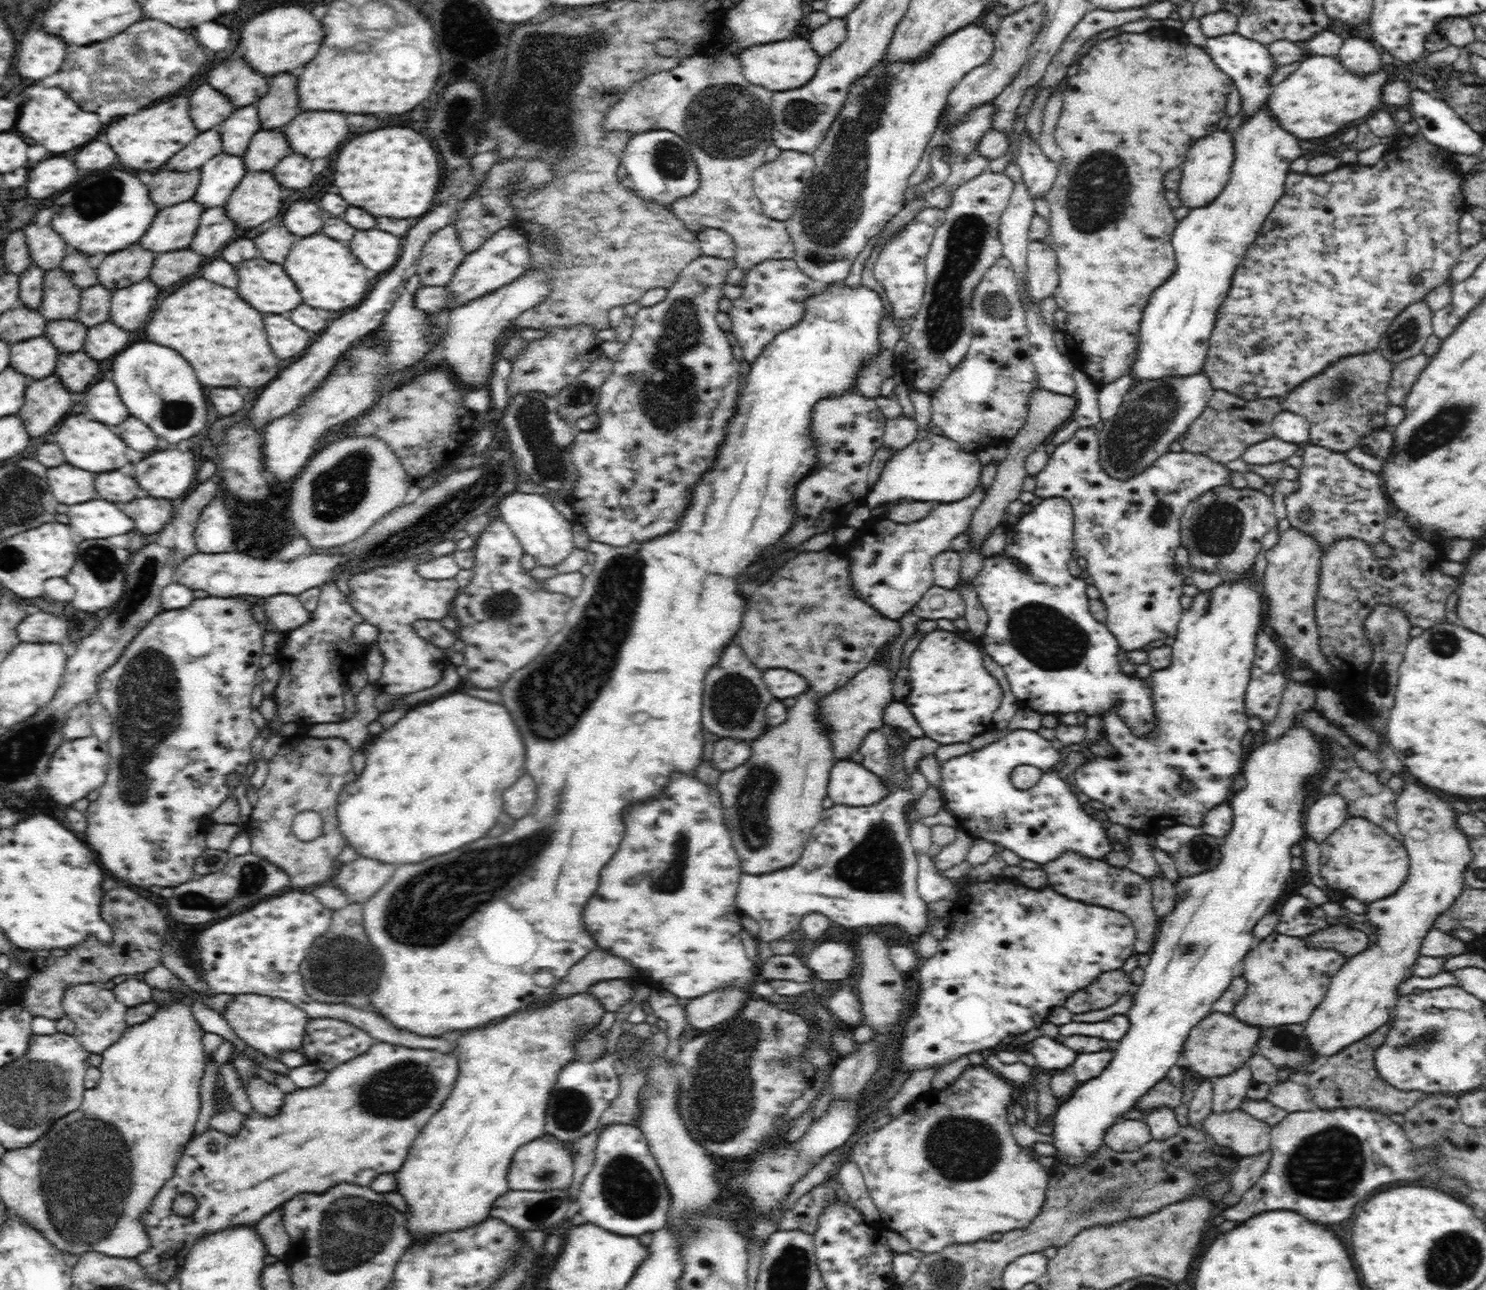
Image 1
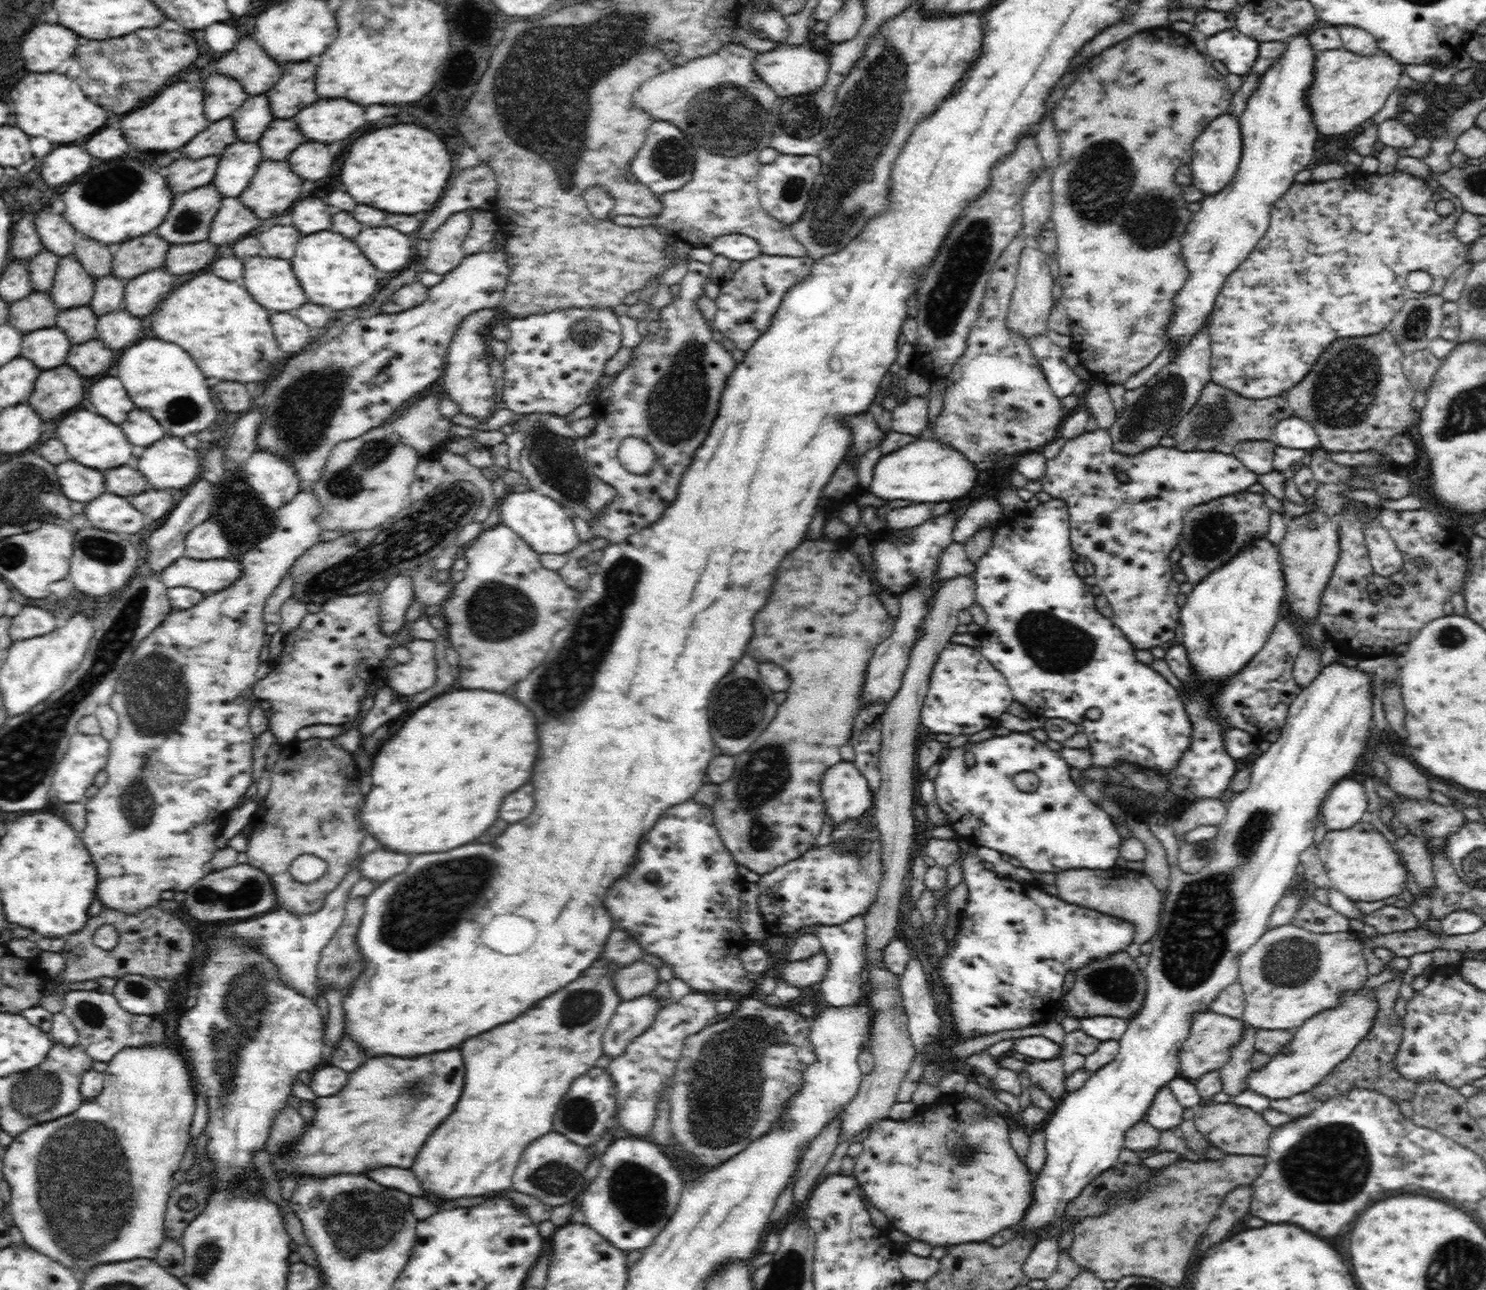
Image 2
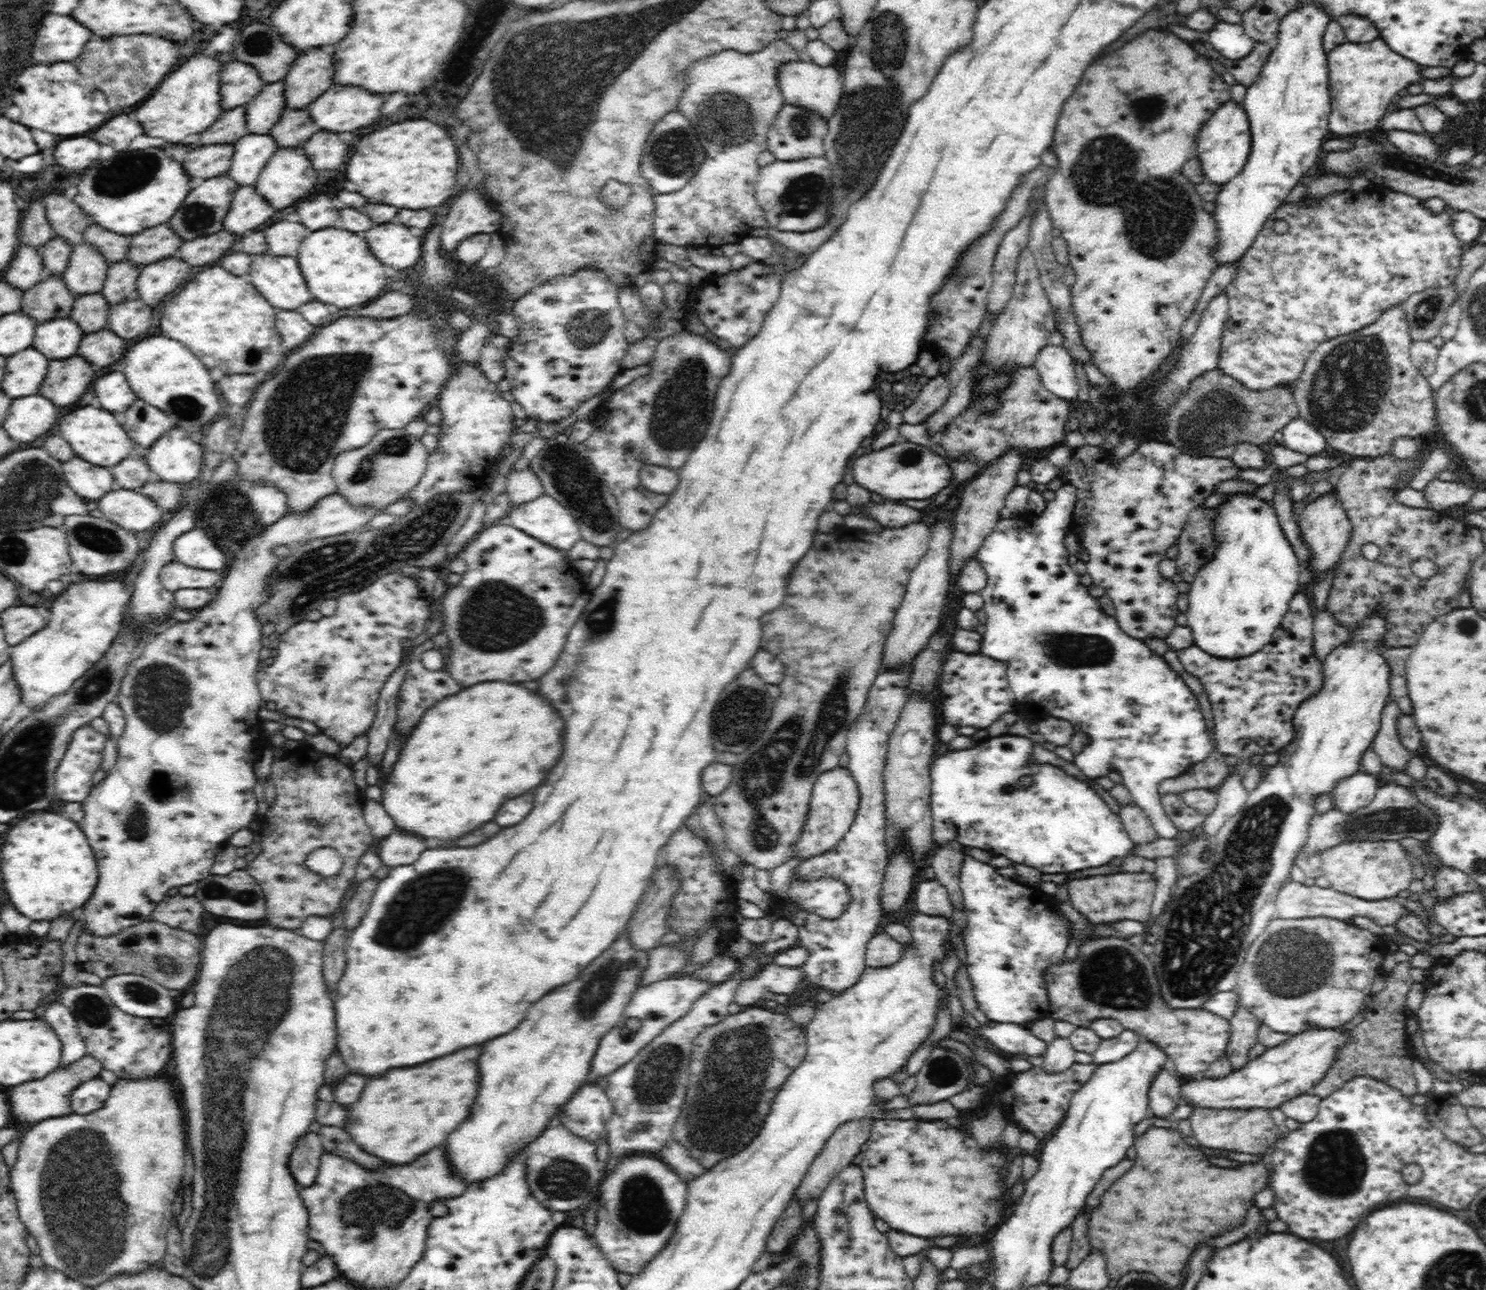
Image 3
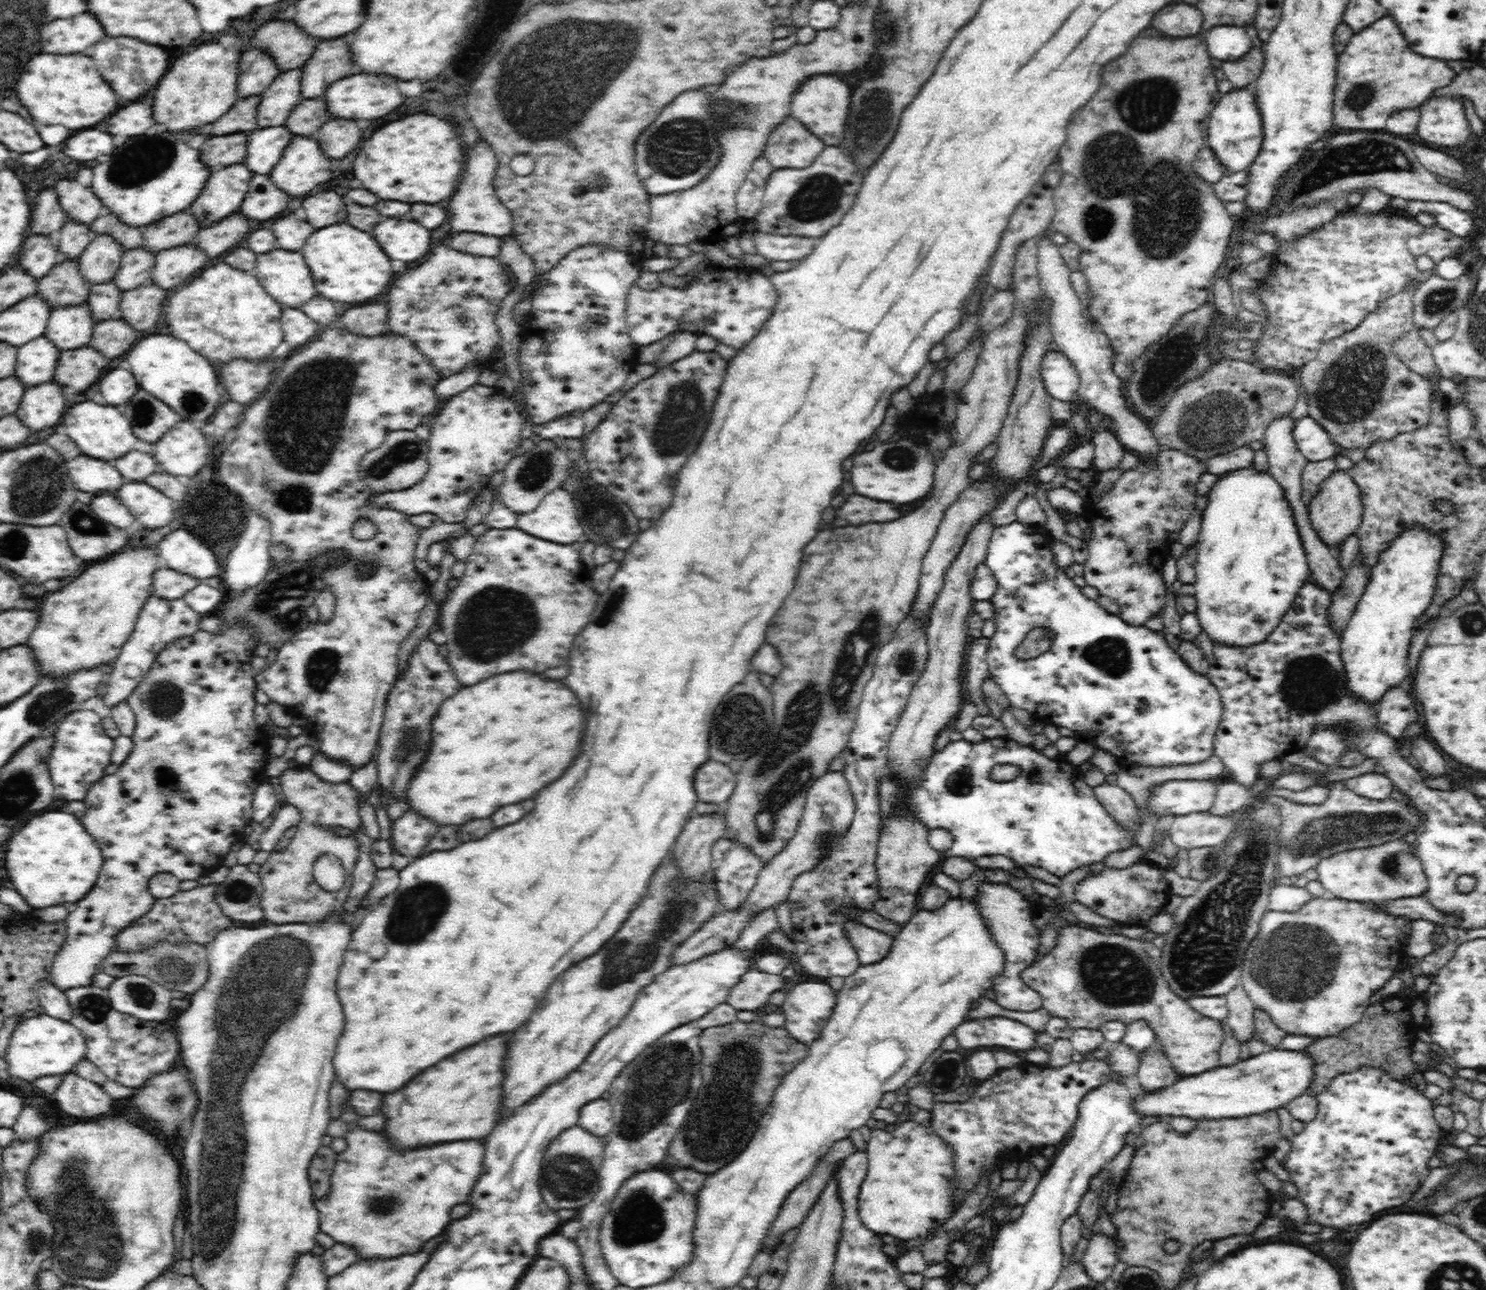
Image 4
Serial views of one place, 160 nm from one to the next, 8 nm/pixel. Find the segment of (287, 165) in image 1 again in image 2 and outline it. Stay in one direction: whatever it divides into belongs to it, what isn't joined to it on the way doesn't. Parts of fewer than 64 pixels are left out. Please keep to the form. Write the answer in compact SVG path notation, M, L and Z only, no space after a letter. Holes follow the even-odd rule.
M306 141L299 144L286 161L302 180L320 180L330 172L328 166L332 166L334 156L330 154L328 144Z

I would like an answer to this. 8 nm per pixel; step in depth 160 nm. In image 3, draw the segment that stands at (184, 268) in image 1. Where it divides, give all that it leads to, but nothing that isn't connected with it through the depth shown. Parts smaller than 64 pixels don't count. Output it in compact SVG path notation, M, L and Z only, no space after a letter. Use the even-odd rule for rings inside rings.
M221 229L215 234L184 241L178 250L178 257L191 266L205 268L216 264L224 254L231 252L235 244L234 233Z

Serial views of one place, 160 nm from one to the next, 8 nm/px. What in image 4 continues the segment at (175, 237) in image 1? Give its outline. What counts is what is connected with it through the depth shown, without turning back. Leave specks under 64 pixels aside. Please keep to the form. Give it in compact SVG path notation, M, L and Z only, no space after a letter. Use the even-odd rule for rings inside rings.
M243 162L212 170L199 197L186 212L198 219L202 229L230 217L242 206L253 176Z

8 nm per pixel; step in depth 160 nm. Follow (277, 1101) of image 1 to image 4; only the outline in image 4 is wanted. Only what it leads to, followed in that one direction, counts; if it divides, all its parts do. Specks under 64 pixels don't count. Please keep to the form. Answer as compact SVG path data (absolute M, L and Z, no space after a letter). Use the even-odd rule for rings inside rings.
M322 1145L311 1160L310 1180L312 1182L312 1193L314 1198L326 1198L330 1192L330 1180L332 1180L332 1171L336 1166L338 1153L328 1145Z

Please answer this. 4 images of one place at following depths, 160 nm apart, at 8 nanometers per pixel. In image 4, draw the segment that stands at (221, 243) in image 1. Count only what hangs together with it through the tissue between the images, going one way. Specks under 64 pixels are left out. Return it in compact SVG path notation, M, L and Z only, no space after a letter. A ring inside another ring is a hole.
M256 174L252 177L248 192L238 212L250 220L268 220L286 210L290 196L278 190L268 174Z

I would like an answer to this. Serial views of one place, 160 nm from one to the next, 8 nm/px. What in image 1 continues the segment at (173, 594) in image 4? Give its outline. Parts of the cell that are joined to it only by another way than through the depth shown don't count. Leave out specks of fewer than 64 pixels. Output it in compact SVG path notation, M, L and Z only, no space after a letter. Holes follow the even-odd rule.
M236 550L216 554L198 552L176 564L173 578L174 582L192 590L206 590L209 596L218 599L247 594L266 598L277 594L299 595L308 588L320 587L331 581L340 564L346 564L346 557L342 553L311 553L285 562L274 558L244 556Z

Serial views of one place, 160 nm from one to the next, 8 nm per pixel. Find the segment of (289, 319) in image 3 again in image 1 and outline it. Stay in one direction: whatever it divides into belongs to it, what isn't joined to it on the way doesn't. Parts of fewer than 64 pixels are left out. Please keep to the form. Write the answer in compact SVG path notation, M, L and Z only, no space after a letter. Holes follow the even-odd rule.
M280 314L264 318L264 324L266 324L270 346L277 358L290 358L290 356L298 358L314 340L314 338L310 338L311 332L296 326Z

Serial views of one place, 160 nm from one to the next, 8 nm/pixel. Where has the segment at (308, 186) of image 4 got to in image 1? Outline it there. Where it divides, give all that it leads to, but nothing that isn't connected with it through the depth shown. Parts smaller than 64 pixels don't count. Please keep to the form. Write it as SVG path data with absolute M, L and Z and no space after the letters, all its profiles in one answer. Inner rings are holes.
M273 171L247 172L226 201L226 215L228 215L228 219L232 219L238 225L239 233L244 235L246 230L242 230L242 228L252 229L254 226L274 218L280 212L278 208L282 208L284 192L288 192L288 190L280 186L280 183L273 177Z

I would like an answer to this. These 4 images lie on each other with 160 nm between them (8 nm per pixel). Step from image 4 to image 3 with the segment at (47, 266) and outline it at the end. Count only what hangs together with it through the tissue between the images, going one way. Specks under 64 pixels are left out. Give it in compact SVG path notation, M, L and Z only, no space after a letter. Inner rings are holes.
M19 245L14 258L1 278L14 288L28 290L46 276L38 247Z

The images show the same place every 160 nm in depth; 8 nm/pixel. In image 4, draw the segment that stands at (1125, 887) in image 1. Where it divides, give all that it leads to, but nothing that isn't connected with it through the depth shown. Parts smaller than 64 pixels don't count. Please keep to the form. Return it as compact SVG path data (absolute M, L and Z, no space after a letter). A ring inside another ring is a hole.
M1143 858L1128 868L1107 867L1100 873L1088 875L1075 886L1075 900L1120 925L1144 925L1152 916L1163 911L1166 901L1172 895L1162 869Z

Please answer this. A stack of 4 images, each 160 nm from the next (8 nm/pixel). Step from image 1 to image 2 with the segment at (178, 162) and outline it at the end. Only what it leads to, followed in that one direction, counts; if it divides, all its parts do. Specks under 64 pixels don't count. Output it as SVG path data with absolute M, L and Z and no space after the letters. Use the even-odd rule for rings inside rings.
M231 117L222 118L210 123L210 126L199 132L190 142L187 142L182 151L188 158L204 158L208 155L221 155L227 146L237 140L234 121Z

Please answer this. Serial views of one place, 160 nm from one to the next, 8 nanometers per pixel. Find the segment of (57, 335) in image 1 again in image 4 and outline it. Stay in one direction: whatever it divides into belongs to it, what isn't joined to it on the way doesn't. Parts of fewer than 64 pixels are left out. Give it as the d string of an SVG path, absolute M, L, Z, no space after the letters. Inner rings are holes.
M113 280L90 287L87 305L96 323L118 316L121 294Z

